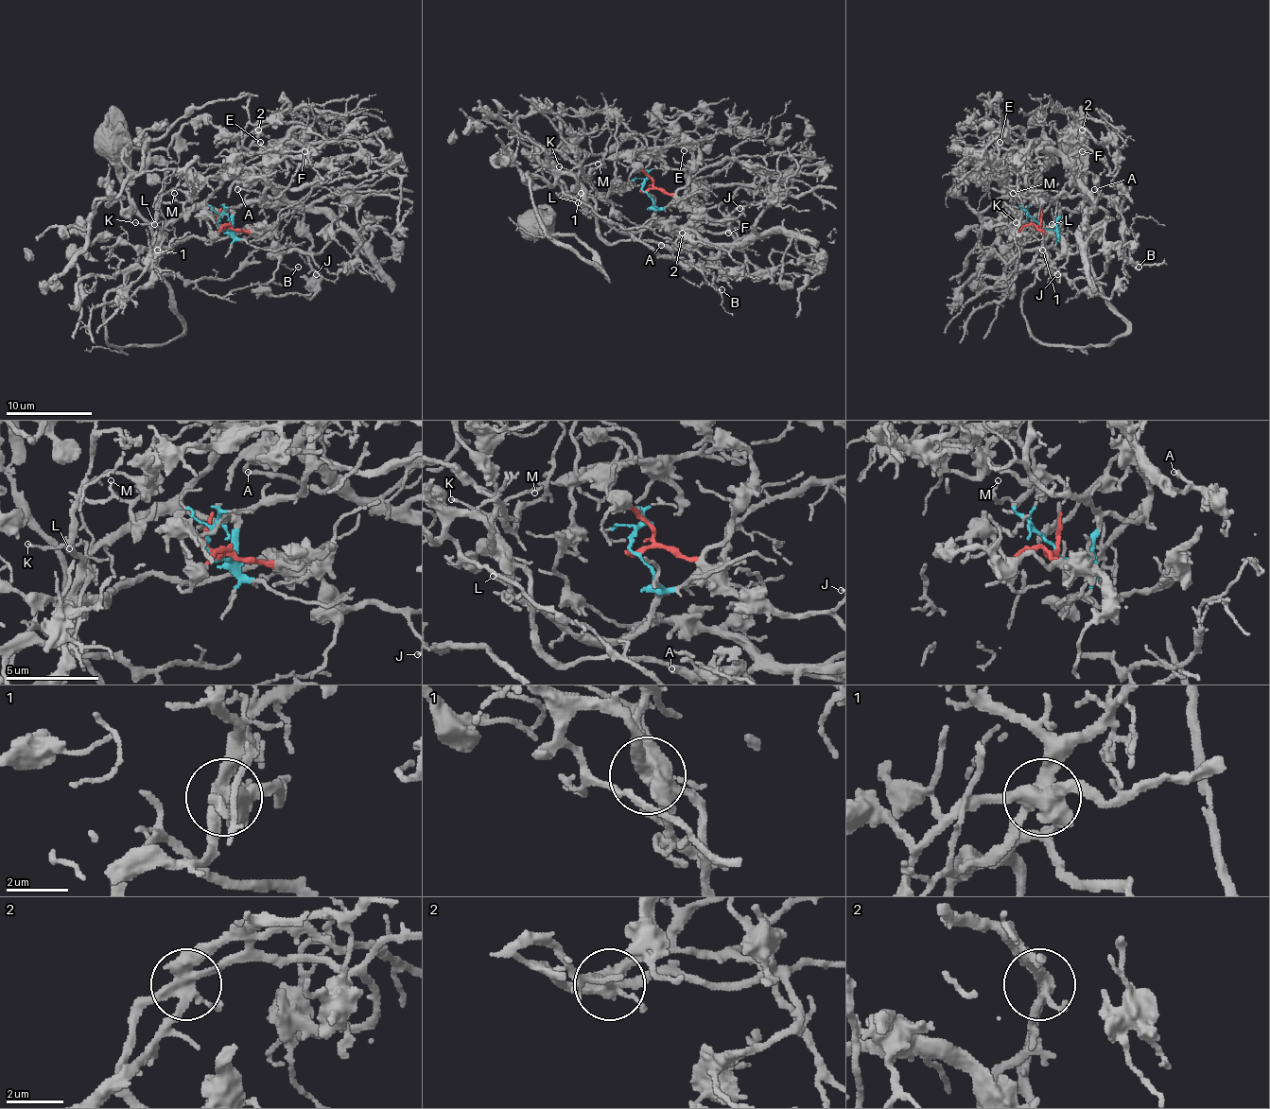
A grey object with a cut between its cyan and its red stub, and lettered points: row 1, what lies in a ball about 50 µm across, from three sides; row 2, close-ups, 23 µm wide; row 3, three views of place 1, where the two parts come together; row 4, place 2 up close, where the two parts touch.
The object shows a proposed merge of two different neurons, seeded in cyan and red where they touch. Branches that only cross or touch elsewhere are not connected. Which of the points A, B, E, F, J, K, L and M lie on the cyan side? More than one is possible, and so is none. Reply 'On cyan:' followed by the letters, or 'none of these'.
On cyan: B, K, L, M

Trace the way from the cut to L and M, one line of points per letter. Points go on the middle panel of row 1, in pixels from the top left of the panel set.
L: (644, 192), (655, 207), (655, 214), (649, 224), (638, 231), (610, 229), (578, 202)
M: (644, 192), (655, 207), (653, 219), (638, 231), (614, 231), (586, 207), (578, 177), (597, 164)

